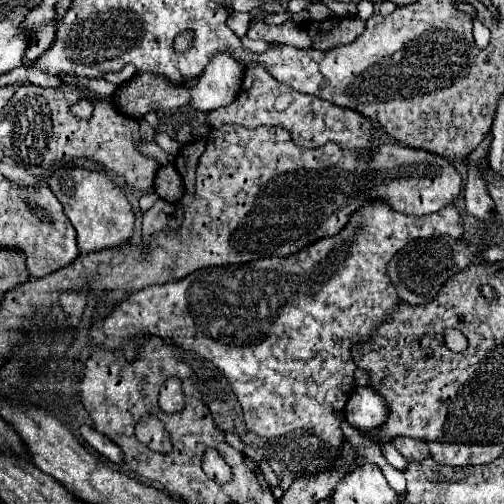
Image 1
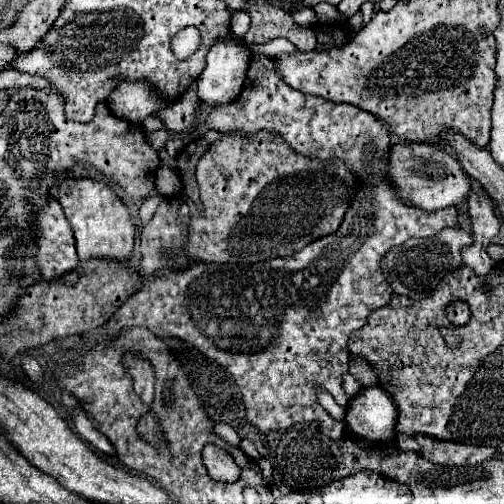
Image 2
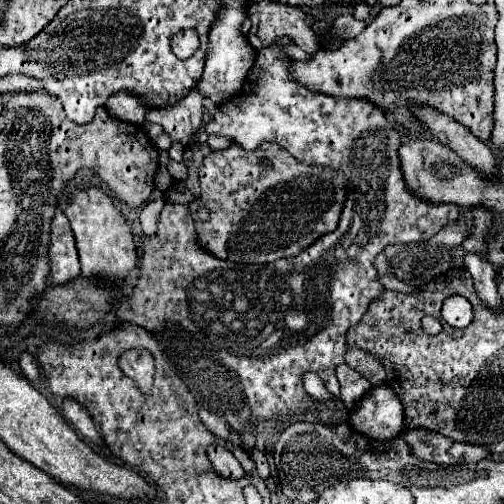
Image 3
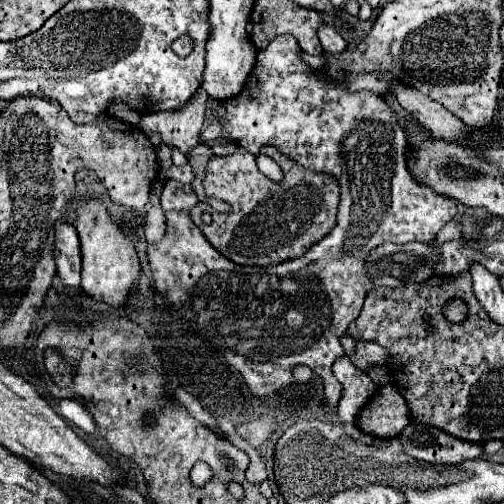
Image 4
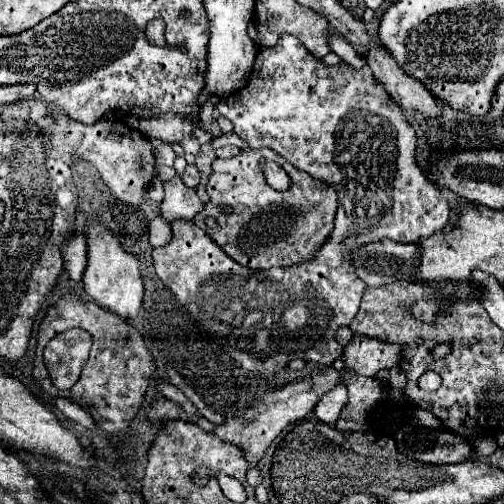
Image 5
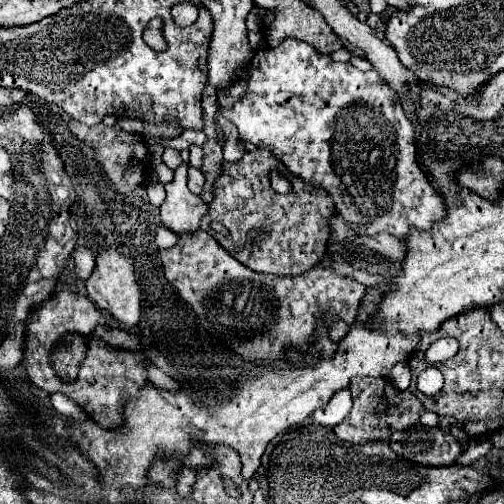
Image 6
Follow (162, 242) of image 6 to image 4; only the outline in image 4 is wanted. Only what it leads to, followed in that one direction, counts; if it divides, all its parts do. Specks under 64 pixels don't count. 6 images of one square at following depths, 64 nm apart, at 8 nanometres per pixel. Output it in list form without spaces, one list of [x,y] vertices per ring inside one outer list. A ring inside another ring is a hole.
[[[154,206],[148,214],[146,214],[146,224],[144,224],[144,230],[146,230],[146,240],[150,244],[156,244],[164,238],[164,226],[166,226],[166,220],[164,220],[164,212],[160,206]]]

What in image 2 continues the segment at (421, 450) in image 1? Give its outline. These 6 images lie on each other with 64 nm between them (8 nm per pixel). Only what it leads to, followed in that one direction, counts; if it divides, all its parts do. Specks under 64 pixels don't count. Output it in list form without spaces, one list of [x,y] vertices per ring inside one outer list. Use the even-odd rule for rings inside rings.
[[[397,434],[395,441],[398,448],[402,448],[402,450],[414,450],[414,452],[418,452],[418,448],[420,448],[418,442],[413,437],[405,434]]]

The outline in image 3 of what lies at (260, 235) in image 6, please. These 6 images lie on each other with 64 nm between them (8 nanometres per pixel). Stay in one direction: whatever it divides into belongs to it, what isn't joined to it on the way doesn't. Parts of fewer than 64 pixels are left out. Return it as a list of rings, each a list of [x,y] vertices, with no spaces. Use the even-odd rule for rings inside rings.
[[[262,142],[254,152],[246,152],[238,144],[210,152],[200,168],[200,186],[200,200],[190,204],[200,244],[216,258],[244,264],[268,264],[300,254],[338,226],[346,200],[342,172],[306,166],[274,142]],[[262,158],[270,160],[272,170],[260,168]],[[198,208],[210,212],[208,222],[198,218]]]

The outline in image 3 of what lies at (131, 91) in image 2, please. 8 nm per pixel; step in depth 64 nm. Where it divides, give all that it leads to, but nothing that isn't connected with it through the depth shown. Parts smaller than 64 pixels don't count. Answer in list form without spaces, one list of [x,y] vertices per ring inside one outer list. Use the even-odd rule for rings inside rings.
[[[118,92],[112,98],[108,98],[106,108],[112,116],[124,120],[124,122],[134,122],[134,124],[142,124],[144,122],[144,114],[146,108],[128,92]]]

